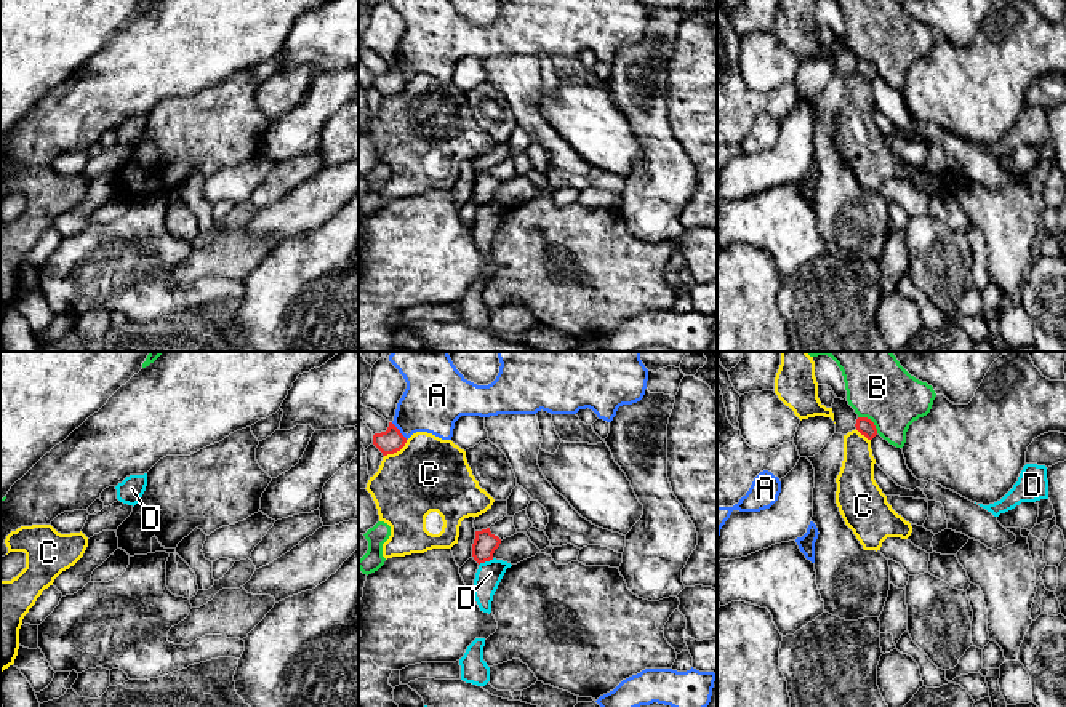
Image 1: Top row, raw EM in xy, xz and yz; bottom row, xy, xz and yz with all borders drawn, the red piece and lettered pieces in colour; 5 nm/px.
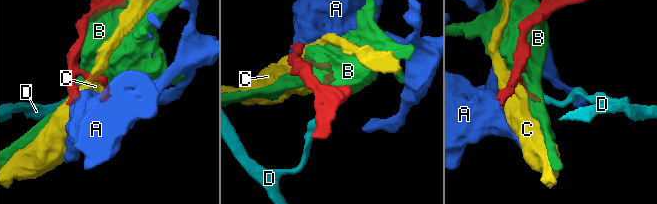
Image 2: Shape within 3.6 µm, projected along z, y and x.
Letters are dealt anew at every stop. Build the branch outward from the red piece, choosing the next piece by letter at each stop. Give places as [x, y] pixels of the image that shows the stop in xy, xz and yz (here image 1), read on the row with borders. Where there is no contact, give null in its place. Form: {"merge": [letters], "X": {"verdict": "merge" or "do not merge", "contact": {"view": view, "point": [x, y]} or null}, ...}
{"merge": [], "A": {"verdict": "do not merge", "contact": {"view": "xz", "point": [399, 431]}}, "B": {"verdict": "do not merge", "contact": {"view": "yz", "point": [871, 421]}}, "C": {"verdict": "do not merge", "contact": {"view": "xz", "point": [396, 451]}}, "D": {"verdict": "do not merge", "contact": {"view": "xz", "point": [485, 560]}}}

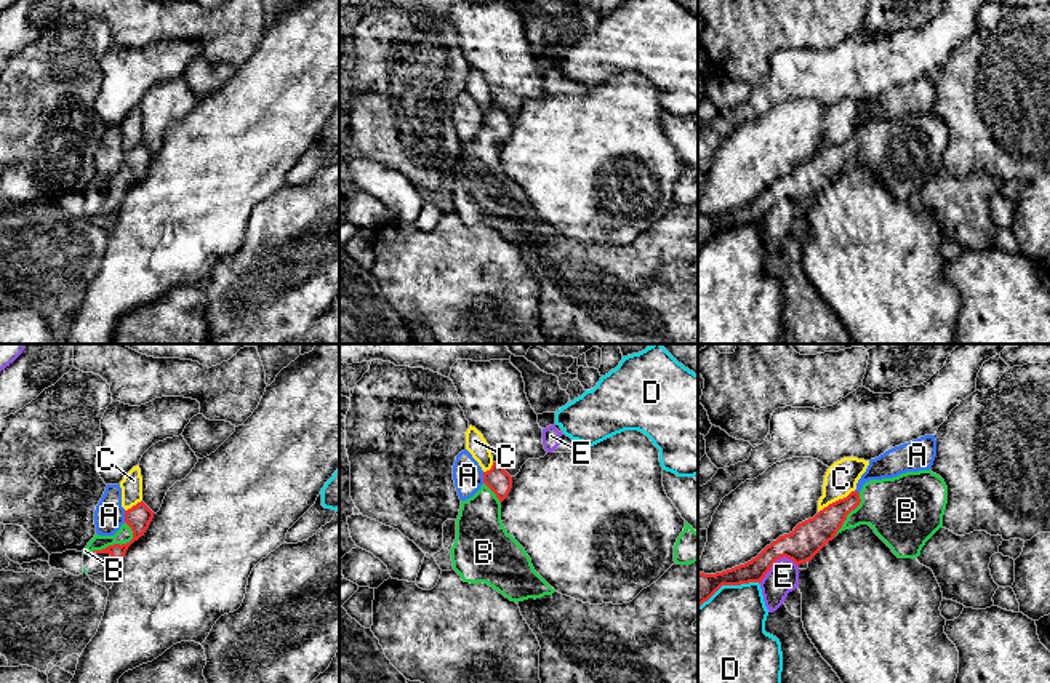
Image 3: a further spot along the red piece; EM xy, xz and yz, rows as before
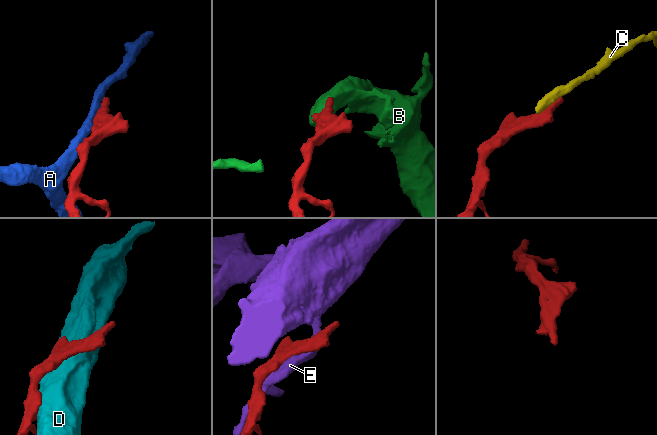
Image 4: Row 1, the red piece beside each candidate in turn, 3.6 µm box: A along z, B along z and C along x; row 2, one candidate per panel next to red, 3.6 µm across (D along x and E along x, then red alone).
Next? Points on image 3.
{"merge": ["B"], "A": {"verdict": "do not merge", "contact": {"view": "xy", "point": [125, 517]}}, "B": {"verdict": "merge", "contact": {"view": "xy", "point": [116, 544]}}, "C": {"verdict": "do not merge", "contact": {"view": "yz", "point": [836, 501]}}, "D": {"verdict": "do not merge", "contact": {"view": "yz", "point": [729, 584]}}, "E": {"verdict": "do not merge", "contact": {"view": "yz", "point": [775, 560]}}}

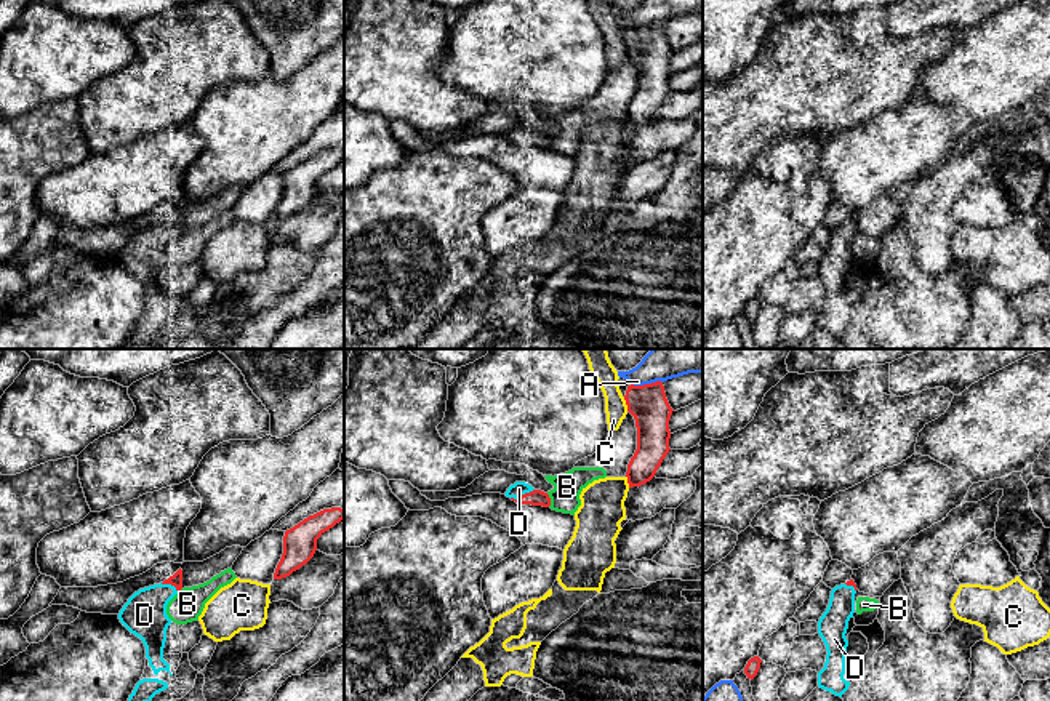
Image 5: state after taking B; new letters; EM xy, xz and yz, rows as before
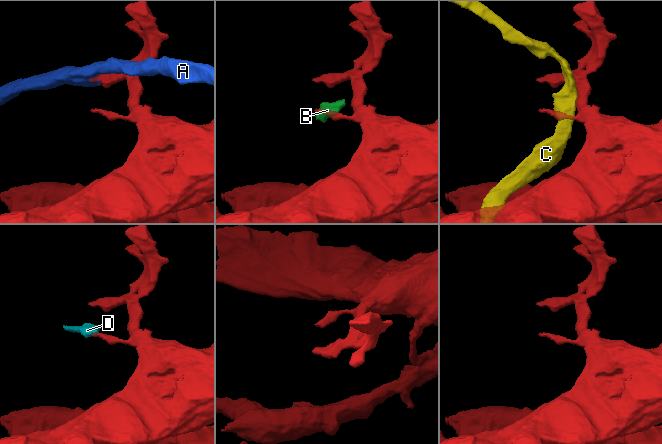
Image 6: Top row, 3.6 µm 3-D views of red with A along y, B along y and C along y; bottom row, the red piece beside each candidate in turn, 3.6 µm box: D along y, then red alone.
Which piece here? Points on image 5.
{"merge": ["D"], "A": {"verdict": "do not merge", "contact": {"view": "xz", "point": [645, 384]}}, "B": {"verdict": "do not merge", "contact": {"view": "xz", "point": [549, 500]}}, "C": {"verdict": "do not merge", "contact": {"view": "xz", "point": [626, 404]}}, "D": {"verdict": "merge", "contact": {"view": "xz", "point": [522, 495]}}}

